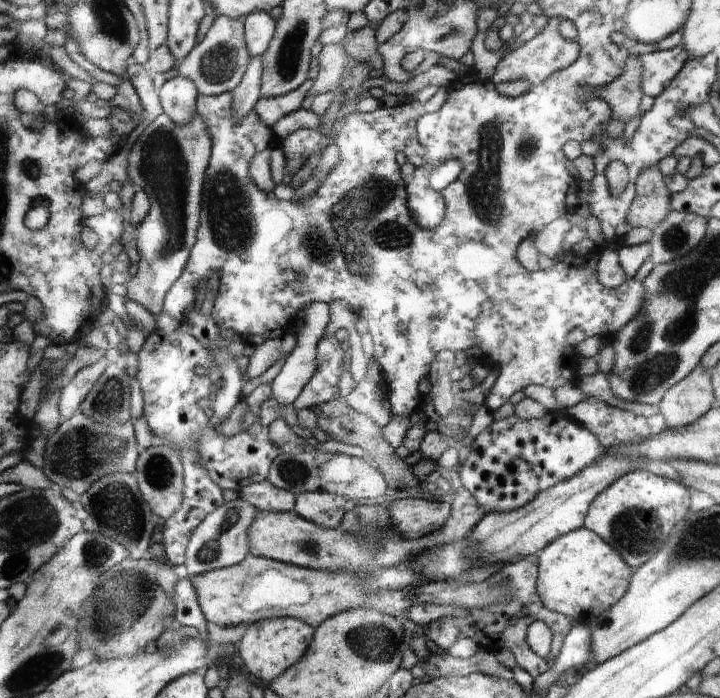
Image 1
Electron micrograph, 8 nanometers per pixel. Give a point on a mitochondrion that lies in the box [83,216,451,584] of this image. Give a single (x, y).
(115, 505)

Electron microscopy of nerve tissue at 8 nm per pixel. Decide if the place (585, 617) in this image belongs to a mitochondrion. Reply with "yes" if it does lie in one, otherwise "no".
no

